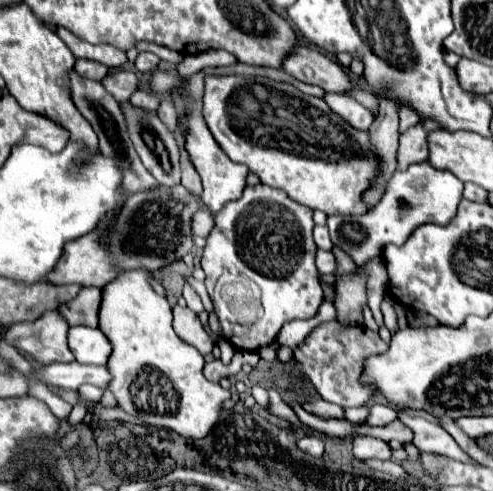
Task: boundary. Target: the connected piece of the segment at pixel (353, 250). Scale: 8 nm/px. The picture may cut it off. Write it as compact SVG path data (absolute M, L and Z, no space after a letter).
M429 162L411 164L405 172L395 172L387 184L381 202L363 216L329 216L327 228L335 246L343 248L355 264L363 266L373 256L379 256L385 244L403 244L409 234L421 224L447 224L463 198L463 182L451 172L433 170Z

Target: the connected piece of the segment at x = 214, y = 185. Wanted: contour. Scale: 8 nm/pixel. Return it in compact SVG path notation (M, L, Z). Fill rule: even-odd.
M195 72L191 76L187 76L187 92L191 92L191 96L195 96L195 108L191 108L191 116L187 116L187 154L197 170L197 174L203 180L203 204L217 214L225 202L229 200L237 200L245 188L245 176L249 172L247 166L243 164L235 164L231 160L227 160L227 154L219 148L219 144L215 142L215 138L211 136L205 120L203 120L203 80L205 80L205 72Z

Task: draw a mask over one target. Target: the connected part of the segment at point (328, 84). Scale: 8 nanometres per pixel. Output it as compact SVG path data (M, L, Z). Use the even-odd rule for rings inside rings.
M303 42L283 58L281 68L297 80L305 84L317 84L327 92L345 92L353 86L351 76L343 72L335 60Z

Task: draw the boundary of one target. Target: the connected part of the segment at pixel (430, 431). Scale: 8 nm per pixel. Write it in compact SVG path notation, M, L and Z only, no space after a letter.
M401 416L401 420L413 430L415 438L413 444L421 450L421 452L435 452L435 454L443 454L449 456L453 460L461 460L461 462L471 462L477 464L471 456L467 456L459 444L453 440L453 436L449 432L445 432L441 426L431 424L423 418L407 418Z

